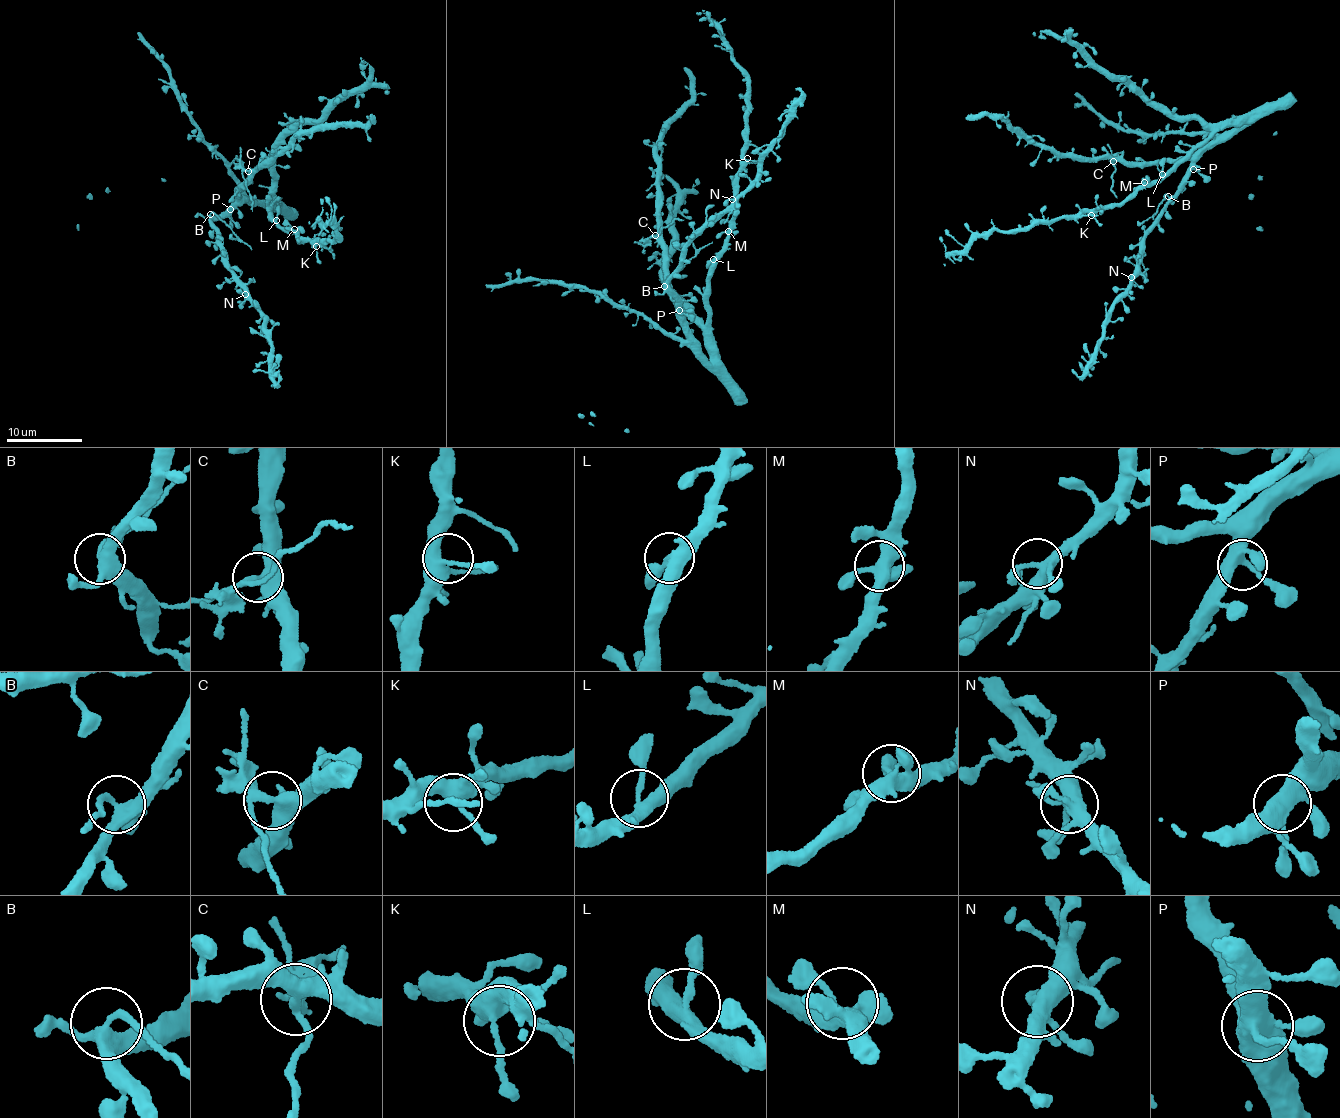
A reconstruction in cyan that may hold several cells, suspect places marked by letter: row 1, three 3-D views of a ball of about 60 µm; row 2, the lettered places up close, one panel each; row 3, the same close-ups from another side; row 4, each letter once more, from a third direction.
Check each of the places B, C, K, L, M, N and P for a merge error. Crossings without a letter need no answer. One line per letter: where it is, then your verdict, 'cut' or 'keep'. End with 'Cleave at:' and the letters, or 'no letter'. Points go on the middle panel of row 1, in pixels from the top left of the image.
B: at (664, 286); cut
C: at (655, 235); cut
K: at (747, 158); keep
L: at (713, 259); keep
M: at (728, 231); keep
N: at (732, 199); keep
P: at (679, 310); keep
Cleave at: B, C

